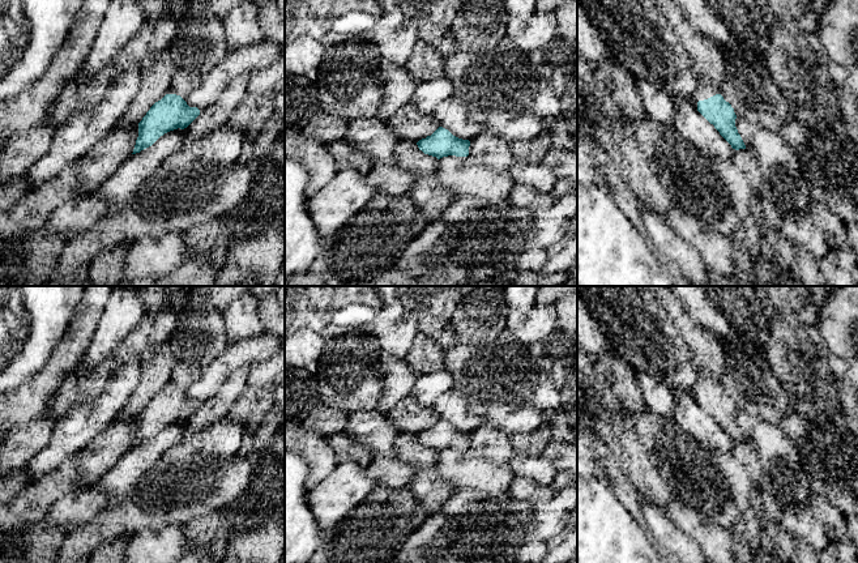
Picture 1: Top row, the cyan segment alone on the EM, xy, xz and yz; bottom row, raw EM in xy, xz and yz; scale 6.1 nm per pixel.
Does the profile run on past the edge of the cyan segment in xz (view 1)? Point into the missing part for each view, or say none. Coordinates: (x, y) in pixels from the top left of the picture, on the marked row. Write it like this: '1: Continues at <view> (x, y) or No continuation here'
1: No continuation here

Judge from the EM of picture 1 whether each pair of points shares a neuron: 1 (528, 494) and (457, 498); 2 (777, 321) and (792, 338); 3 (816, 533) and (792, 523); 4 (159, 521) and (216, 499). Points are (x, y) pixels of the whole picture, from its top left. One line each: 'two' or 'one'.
1: two
2: one
3: one
4: one

